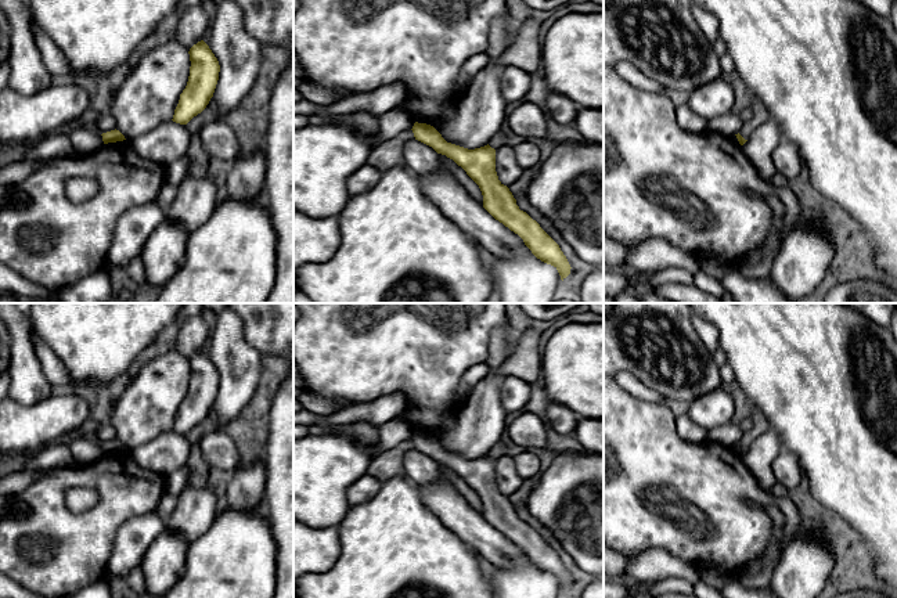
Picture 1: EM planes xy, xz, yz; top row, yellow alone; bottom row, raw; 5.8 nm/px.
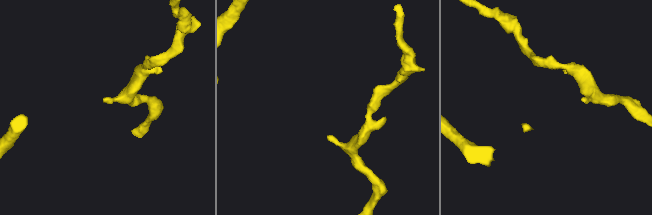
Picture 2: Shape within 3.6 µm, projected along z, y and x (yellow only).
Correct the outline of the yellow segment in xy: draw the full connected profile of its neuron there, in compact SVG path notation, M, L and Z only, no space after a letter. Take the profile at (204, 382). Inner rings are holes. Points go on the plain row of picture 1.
M201 350L190 361L190 386L174 419L173 432L187 435L201 424L213 407L220 375L209 356Z

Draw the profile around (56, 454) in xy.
M62 440L53 442L33 454L26 455L28 469L47 469L73 464L71 448Z

